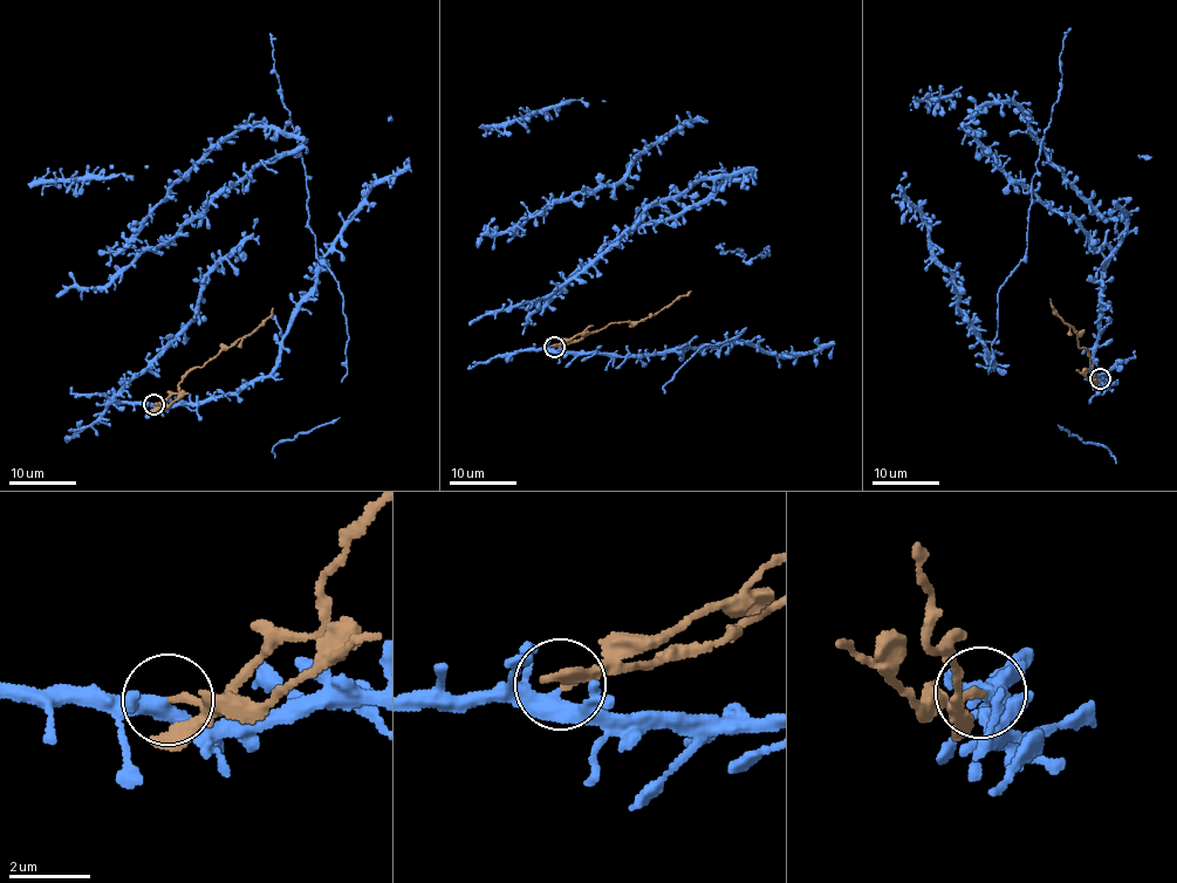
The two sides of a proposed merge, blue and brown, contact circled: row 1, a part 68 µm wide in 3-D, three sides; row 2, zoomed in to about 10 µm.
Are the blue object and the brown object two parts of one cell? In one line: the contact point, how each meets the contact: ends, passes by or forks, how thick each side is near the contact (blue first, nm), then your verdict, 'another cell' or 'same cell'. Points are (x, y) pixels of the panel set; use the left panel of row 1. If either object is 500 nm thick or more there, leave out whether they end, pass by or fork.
place (154, 404); blue forks; brown ends; calibres 280 and 160 nm; another cell

